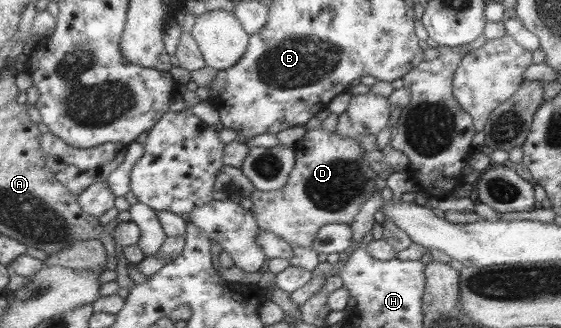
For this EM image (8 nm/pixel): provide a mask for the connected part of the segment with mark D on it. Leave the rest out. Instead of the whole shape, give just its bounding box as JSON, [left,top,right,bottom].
[248,128,376,272]

